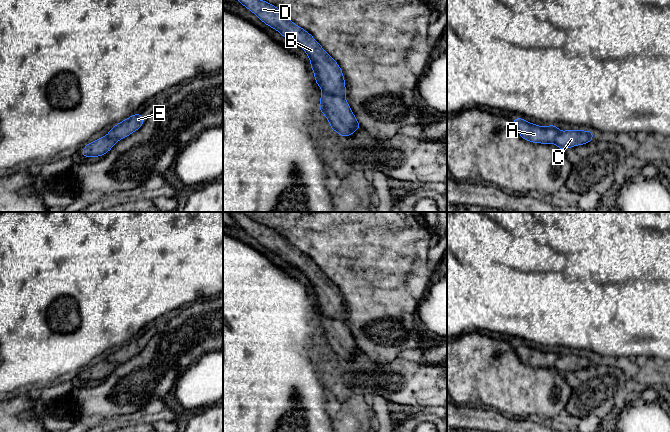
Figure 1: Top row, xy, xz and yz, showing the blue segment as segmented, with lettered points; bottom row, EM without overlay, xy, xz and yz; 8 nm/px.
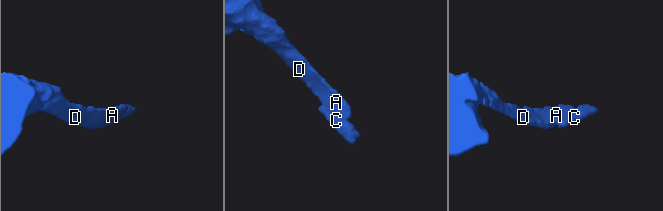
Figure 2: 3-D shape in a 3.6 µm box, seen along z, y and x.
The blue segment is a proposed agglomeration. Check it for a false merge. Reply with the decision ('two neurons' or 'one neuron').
two neurons

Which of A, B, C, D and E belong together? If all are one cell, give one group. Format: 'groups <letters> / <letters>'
groups A B D E / C

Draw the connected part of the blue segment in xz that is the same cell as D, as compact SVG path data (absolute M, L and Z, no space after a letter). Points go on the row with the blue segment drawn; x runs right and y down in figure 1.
M238 0L239 3L254 13L263 23L277 30L291 43L300 46L310 59L310 65L314 73L317 86L323 91L335 96L345 98L347 90L343 72L338 63L323 49L314 37L300 26L293 23L289 17L276 6L264 0Z

